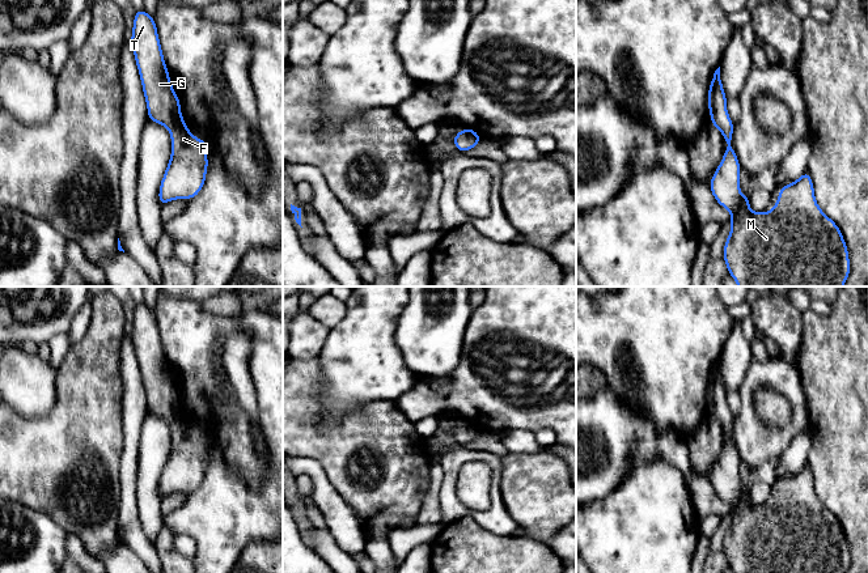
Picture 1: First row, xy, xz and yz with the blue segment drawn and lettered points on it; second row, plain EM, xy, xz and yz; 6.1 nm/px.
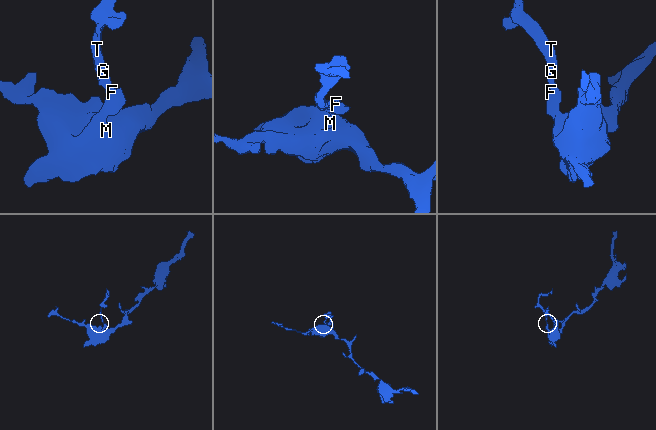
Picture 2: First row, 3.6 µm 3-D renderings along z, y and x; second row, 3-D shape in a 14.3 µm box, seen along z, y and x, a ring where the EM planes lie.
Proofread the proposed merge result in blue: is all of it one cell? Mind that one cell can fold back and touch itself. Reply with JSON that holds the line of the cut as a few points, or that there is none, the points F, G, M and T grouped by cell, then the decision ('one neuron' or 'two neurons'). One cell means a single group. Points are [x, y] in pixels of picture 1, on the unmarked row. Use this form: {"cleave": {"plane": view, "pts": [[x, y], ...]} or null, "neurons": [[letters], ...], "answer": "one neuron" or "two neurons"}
{"cleave": null, "neurons": [["F", "G", "M", "T"]], "answer": "one neuron"}

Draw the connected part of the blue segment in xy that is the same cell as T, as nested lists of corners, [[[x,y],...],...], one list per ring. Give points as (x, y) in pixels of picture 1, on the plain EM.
[[[136,304],[131,339],[145,389],[148,412],[165,419],[172,430],[172,449],[160,478],[160,497],[195,491],[208,462],[206,434],[195,430],[181,407],[179,391],[170,375],[154,313]]]

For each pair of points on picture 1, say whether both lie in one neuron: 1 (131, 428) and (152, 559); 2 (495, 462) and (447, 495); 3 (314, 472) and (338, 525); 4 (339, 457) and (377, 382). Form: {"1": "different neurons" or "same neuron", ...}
{"1": "same neuron", "2": "same neuron", "3": "same neuron", "4": "different neurons"}

